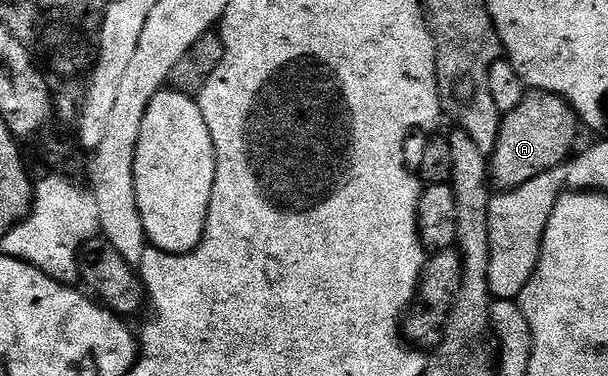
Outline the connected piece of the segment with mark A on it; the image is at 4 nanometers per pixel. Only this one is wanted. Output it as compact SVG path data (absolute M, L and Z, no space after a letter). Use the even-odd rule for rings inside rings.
M540 89L528 92L521 99L519 106L506 113L499 122L497 143L494 151L489 154L489 177L494 188L499 191L516 189L521 187L521 183L529 183L529 179L537 179L537 175L563 164L576 148L575 136L578 135L579 129L581 130L581 122L565 98Z

